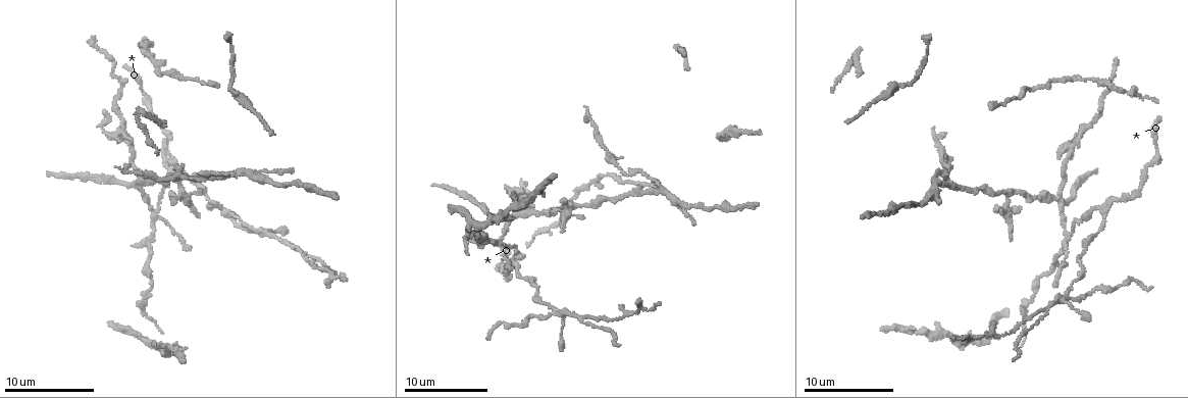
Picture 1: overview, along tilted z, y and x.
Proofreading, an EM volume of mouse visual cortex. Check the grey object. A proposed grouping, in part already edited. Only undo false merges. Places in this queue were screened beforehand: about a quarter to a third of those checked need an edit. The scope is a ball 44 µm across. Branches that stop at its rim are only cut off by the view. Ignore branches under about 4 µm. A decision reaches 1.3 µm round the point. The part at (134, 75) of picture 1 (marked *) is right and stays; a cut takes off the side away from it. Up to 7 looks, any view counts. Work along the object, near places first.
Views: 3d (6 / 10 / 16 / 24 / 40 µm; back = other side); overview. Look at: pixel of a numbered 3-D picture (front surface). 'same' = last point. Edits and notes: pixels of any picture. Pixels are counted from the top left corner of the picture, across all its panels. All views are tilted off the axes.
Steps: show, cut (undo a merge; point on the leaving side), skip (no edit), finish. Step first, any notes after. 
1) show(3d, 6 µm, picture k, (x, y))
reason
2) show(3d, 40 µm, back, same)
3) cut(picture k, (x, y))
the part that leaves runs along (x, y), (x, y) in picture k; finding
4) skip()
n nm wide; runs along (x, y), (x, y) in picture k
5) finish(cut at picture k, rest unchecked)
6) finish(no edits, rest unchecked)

show(3d, 16 µm, picture 1, (519, 195))
looks like a crossing

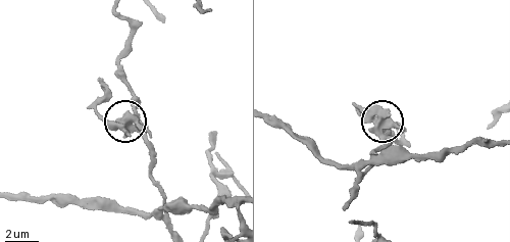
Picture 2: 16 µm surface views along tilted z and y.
cut(picture 2, (374, 107))
4 arms; two neurons meet here

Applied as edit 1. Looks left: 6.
show(overview)
redraw

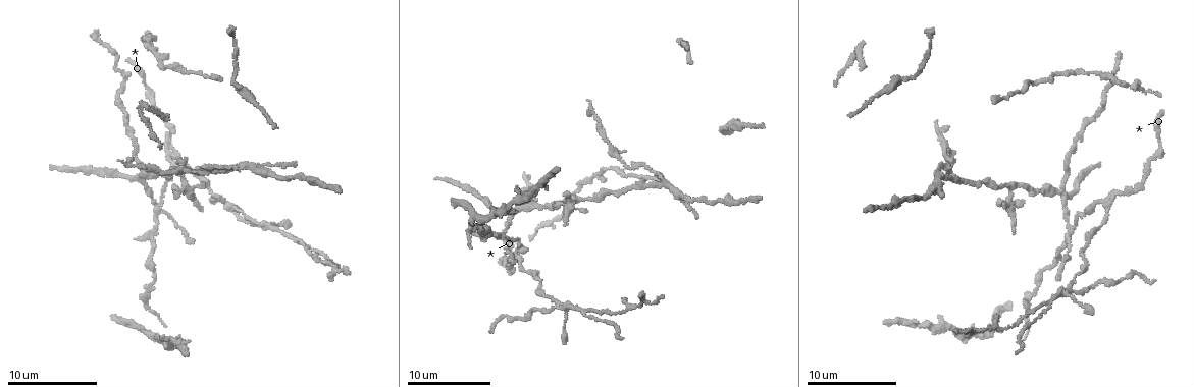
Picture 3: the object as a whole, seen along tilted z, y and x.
show(3d, 16 µm, picture 3, (514, 256))
thin arm on a thick one

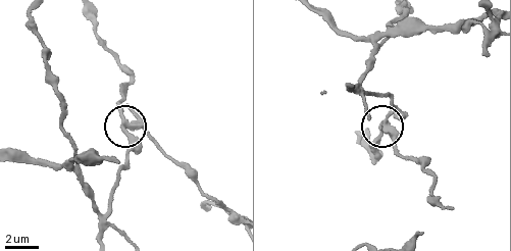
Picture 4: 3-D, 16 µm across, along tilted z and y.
cut(picture 4, (154, 142))
side arm 32 µm; the part that leaves runs along (144, 126), (167, 155), (188, 165), (206, 194), (236, 212) in picture 4; a second neuron is stuck on

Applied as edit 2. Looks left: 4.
show(overview)

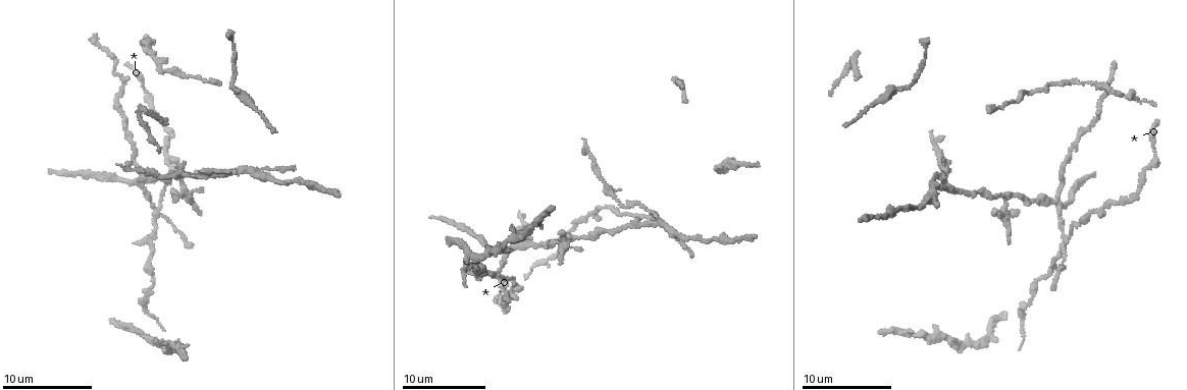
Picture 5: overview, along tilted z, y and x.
show(3d, 10 µm, picture 5, (136, 180))
three arms meet

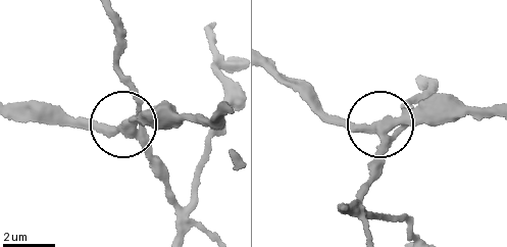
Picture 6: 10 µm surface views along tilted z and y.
cut(picture 6, (418, 109))
310 nm wide; the part that leaves runs along (386, 126), (413, 114), (431, 118), (489, 109) in picture 6; two neurons meet here

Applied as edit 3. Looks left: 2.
finish(cut at picture 2, cut at picture 4, cut at picture 6, rest unchecked)

